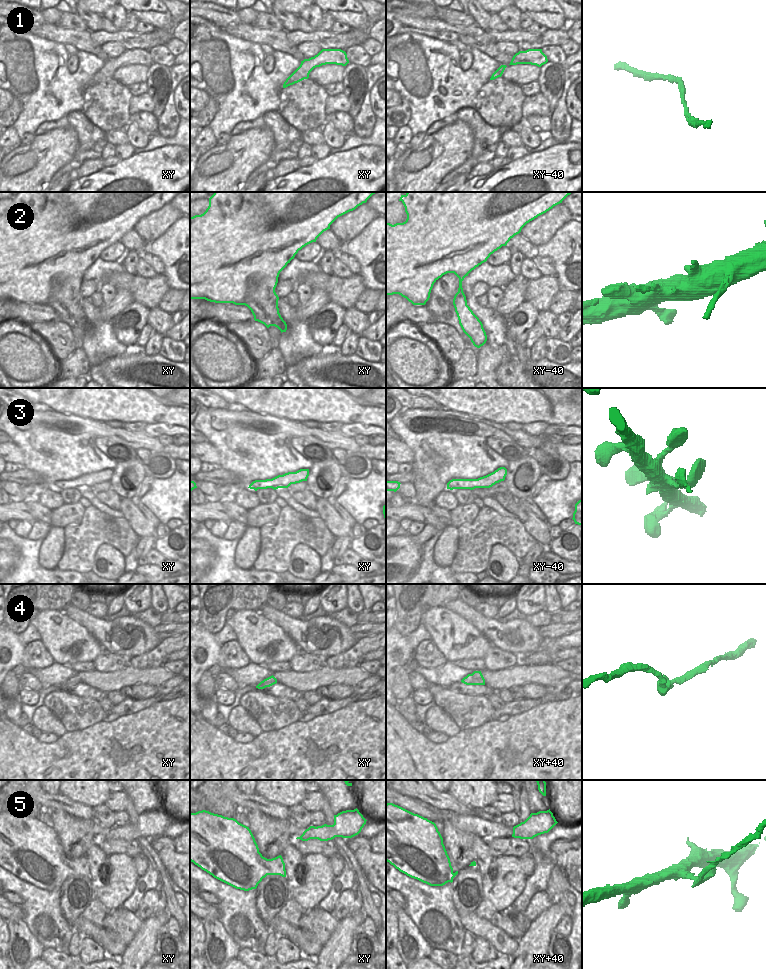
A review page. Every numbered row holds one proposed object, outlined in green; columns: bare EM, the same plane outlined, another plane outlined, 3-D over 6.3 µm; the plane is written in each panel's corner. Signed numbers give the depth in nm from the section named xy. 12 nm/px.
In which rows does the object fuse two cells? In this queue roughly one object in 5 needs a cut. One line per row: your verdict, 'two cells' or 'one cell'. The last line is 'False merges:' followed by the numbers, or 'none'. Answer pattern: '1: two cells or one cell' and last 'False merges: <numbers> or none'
1: one cell
2: one cell
3: one cell
4: one cell
5: two cells
False merges: 5

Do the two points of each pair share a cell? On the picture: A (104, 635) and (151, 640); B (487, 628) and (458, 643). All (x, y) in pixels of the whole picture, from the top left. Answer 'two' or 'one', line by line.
A: one
B: two

